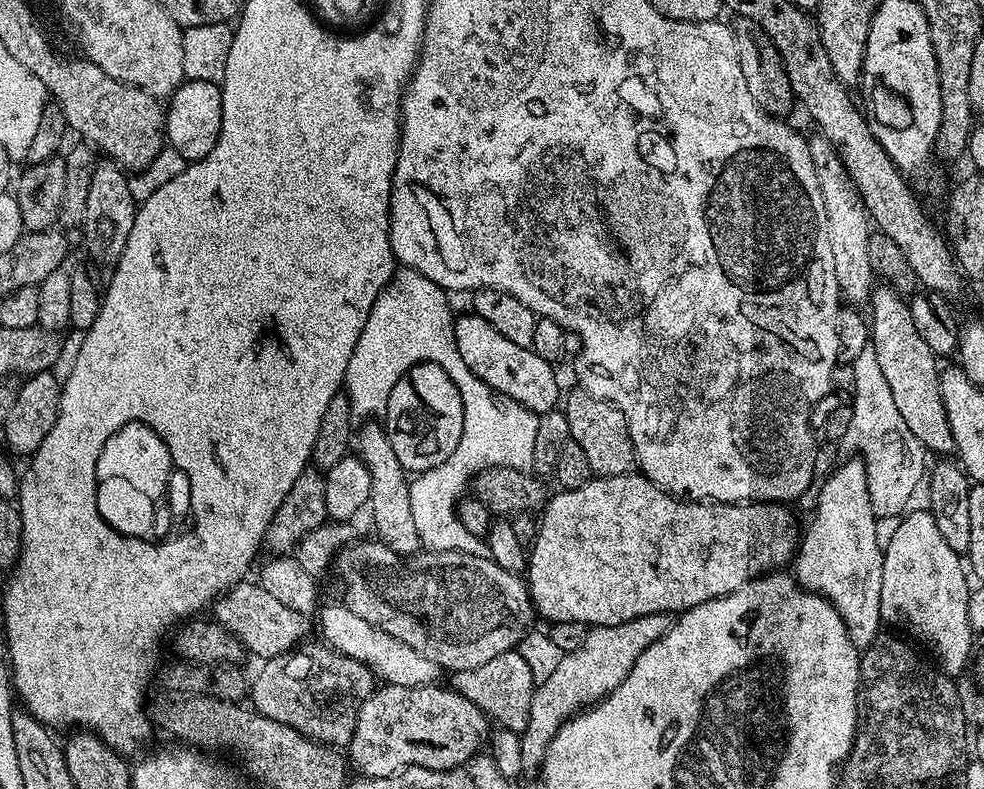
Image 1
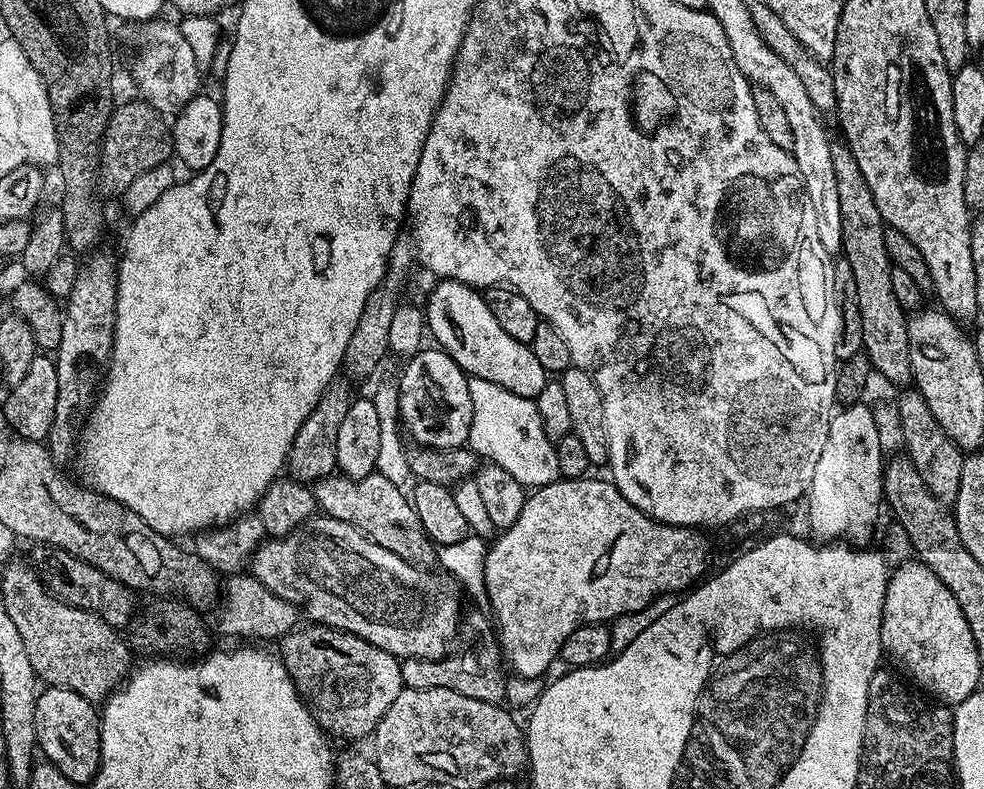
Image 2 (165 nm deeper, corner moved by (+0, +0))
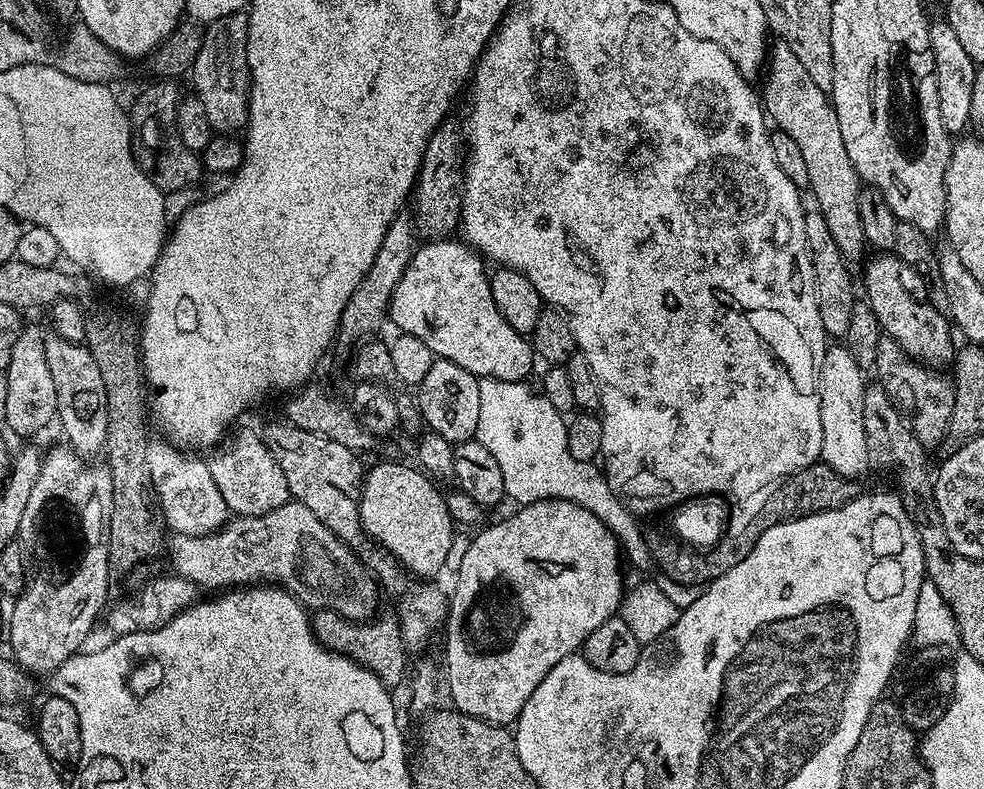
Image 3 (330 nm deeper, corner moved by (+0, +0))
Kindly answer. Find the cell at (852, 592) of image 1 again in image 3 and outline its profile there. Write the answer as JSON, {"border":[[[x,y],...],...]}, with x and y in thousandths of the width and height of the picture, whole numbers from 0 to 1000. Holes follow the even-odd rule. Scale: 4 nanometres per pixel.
{"border":[[[850,433],[838,440],[837,461],[833,466],[833,518],[835,520],[835,570],[833,583],[842,588],[853,603],[863,606],[877,605],[878,597],[883,597],[882,577],[880,575],[880,540],[878,539],[878,493],[880,490],[879,473],[868,459],[864,444],[857,435]]]}

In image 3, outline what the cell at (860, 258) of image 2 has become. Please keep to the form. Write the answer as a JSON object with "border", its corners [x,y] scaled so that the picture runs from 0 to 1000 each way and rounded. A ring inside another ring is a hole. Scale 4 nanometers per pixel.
{"border":[[[796,53],[784,57],[775,101],[774,136],[777,143],[784,156],[789,156],[788,161],[792,166],[803,170],[811,190],[815,190],[815,202],[819,204],[821,217],[821,238],[833,257],[830,259],[831,266],[839,276],[839,286],[843,286],[843,297],[848,297],[848,307],[852,307],[856,327],[863,336],[873,336],[880,321],[878,288],[872,266],[876,229],[868,215],[868,205],[864,205],[864,194],[860,191],[860,179],[856,175],[856,160],[852,160],[852,144],[842,118],[835,115],[824,101],[815,79],[811,79],[807,70],[807,63],[803,63],[803,58]]]}

